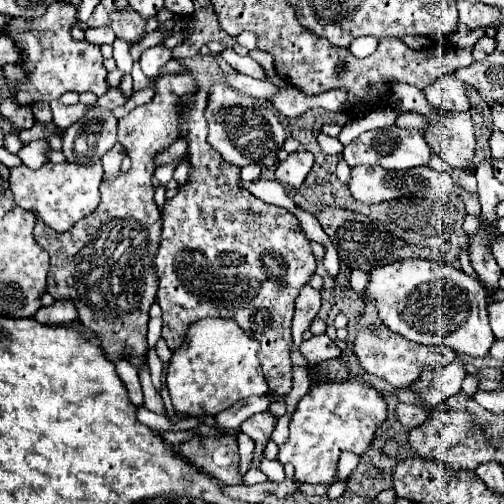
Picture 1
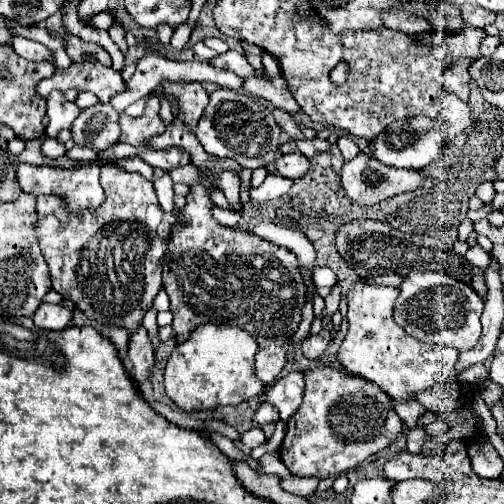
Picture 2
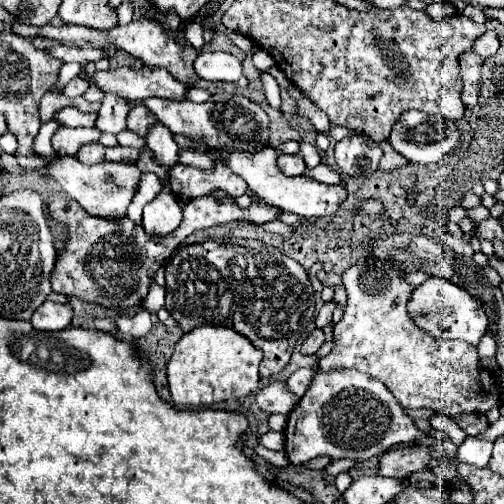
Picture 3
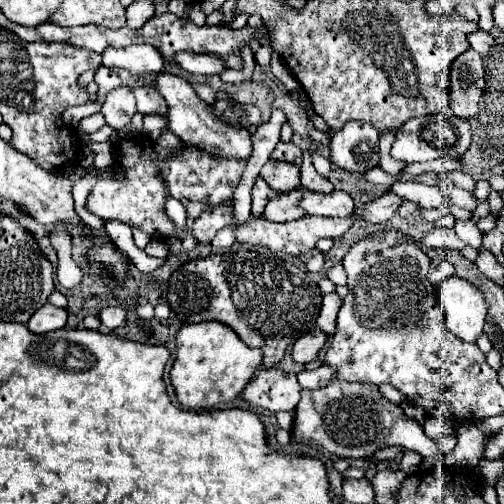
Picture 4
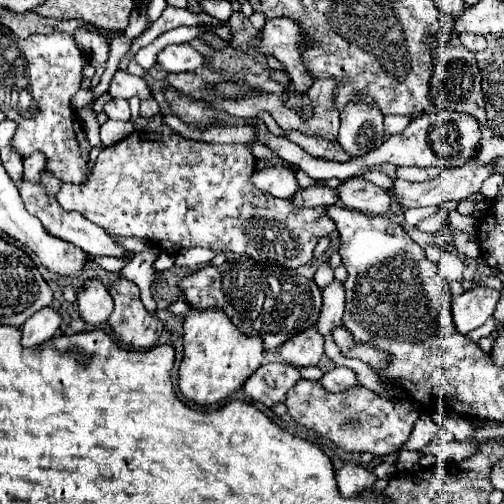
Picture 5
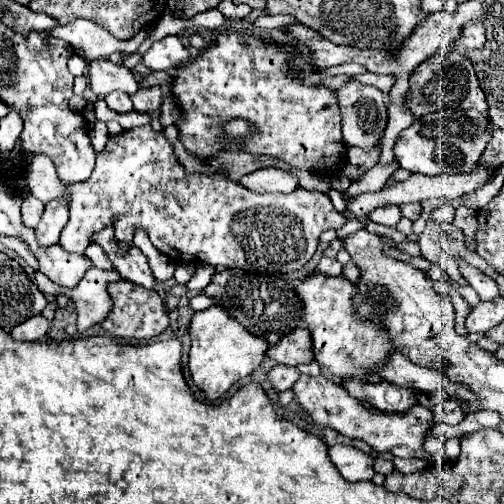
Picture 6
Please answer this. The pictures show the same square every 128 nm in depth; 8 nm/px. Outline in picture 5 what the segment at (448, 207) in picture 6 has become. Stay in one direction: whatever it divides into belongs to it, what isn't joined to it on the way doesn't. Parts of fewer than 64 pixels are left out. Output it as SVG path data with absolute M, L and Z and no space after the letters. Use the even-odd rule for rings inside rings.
M454 210L454 212L448 214L448 224L454 226L454 228L458 228L460 232L476 234L476 224L478 224L478 220L472 218L472 216L462 216L462 214L458 214L458 212Z

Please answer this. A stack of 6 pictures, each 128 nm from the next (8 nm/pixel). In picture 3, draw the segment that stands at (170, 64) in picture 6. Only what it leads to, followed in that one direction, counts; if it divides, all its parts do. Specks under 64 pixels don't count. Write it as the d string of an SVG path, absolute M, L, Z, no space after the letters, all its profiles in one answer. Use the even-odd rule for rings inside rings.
M204 50L198 54L194 62L194 70L204 80L238 82L238 78L242 76L242 62L228 52Z

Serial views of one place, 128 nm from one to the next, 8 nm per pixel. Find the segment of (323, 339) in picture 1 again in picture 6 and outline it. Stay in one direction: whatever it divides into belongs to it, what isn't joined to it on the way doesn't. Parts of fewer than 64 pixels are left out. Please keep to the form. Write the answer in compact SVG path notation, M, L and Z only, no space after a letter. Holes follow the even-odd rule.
M308 328L292 330L276 346L268 348L266 354L278 364L286 364L286 366L300 366L314 362L310 330Z

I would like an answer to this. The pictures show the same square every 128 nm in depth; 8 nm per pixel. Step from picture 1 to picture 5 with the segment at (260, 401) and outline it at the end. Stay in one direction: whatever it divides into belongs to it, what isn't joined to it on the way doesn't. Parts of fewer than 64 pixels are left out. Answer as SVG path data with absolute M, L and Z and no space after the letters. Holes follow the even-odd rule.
M336 366L334 370L324 372L324 376L318 382L328 392L342 392L344 388L350 388L350 386L358 384L356 374L350 368L344 368L344 366Z

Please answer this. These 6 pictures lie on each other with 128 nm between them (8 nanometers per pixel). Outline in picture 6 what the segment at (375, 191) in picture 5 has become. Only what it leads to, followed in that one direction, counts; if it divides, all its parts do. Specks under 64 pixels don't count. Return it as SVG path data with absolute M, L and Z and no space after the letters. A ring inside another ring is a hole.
M386 204L386 206L374 208L368 216L372 218L372 222L384 224L384 226L394 226L400 220L400 208L396 204Z

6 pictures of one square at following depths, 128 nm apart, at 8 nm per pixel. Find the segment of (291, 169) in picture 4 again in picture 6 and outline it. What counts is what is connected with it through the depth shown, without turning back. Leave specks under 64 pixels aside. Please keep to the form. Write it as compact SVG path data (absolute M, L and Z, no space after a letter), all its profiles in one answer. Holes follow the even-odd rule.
M264 168L240 178L240 184L254 192L292 192L298 186L298 178L292 172L280 168Z

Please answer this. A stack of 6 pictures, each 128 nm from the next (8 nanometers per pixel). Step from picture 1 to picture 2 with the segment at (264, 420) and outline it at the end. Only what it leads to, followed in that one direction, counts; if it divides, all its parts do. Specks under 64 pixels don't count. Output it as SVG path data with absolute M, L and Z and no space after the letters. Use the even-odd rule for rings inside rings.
M270 404L260 406L260 408L256 410L256 414L252 416L252 424L254 424L256 428L264 428L266 424L274 424L274 422L278 422L278 420L280 420L280 416L278 416L276 408L272 408Z

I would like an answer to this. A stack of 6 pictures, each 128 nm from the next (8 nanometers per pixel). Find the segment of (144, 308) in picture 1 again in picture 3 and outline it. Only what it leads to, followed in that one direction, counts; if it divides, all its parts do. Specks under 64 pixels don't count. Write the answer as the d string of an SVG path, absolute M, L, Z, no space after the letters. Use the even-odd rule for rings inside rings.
M139 103L138 106L134 106L134 110L130 110L130 114L128 114L126 130L134 132L134 134L140 136L140 138L146 138L148 132L150 132L150 128L152 128L154 124L158 124L156 116L154 116L148 108L144 108L144 104ZM60 192L52 196L48 204L48 216L68 228L68 240L56 256L50 284L54 292L60 292L64 296L76 296L84 302L94 302L110 310L136 310L144 302L156 270L164 266L166 258L170 258L172 252L180 246L180 242L194 230L236 220L264 224L272 222L276 214L276 206L262 206L252 202L250 208L242 210L232 198L218 200L212 196L204 196L194 198L186 204L182 224L174 232L166 236L148 236L144 226L136 224L128 216L122 216L118 220L92 216L72 196Z

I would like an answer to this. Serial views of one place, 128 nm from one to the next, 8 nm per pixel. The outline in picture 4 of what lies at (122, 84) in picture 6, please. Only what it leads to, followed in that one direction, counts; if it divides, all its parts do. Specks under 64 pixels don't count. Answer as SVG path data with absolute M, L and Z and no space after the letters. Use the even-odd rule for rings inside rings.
M134 86L132 92L136 96L136 104L138 104L140 114L158 114L158 116L166 118L168 104L154 88L150 88L150 86Z

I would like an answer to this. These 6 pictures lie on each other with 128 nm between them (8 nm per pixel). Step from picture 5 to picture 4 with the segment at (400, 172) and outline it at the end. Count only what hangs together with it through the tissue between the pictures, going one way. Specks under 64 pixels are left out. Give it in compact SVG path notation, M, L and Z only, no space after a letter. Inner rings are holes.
M448 172L448 178L452 178L452 182L456 182L456 186L460 186L462 190L474 192L474 188L476 188L476 182L464 172Z

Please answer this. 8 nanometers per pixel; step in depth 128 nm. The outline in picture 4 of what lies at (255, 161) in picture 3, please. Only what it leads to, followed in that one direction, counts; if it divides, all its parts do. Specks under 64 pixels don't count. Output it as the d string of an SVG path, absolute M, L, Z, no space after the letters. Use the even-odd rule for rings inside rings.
M162 70L148 84L154 86L166 98L168 127L184 144L192 144L194 148L200 148L216 158L244 160L244 162L248 162L252 158L252 140L250 140L248 130L232 128L232 126L226 126L220 120L216 120L216 116L212 114L212 108L198 98L198 94L194 92L194 88L188 80ZM298 186L296 190L302 192L298 206L310 216L350 216L354 212L354 200L344 190L334 190L330 194L314 192L302 186Z

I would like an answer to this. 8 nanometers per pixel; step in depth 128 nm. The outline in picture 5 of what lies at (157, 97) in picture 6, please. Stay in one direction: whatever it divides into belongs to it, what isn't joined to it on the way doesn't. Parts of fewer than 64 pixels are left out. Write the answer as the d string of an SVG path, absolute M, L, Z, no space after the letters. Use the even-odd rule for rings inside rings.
M152 98L152 100L144 100L142 104L140 104L140 116L142 118L152 118L154 114L158 114L160 112L160 106L158 106L158 102Z

